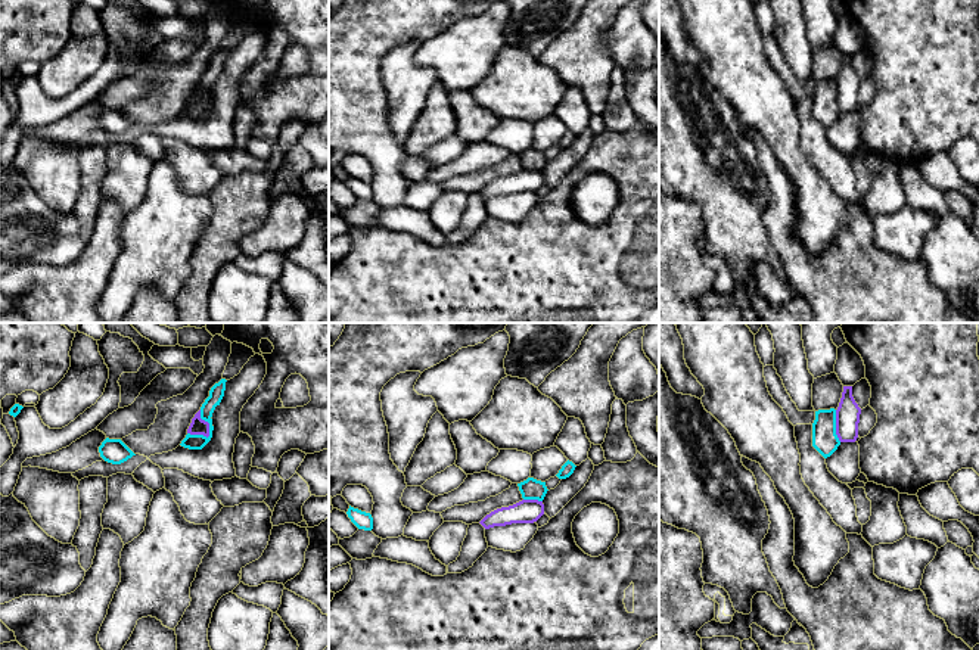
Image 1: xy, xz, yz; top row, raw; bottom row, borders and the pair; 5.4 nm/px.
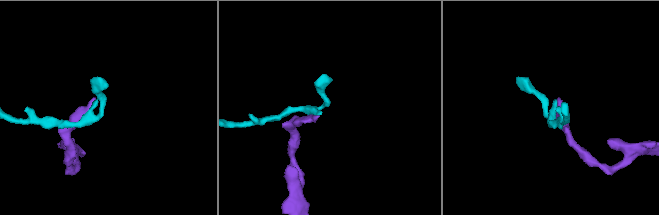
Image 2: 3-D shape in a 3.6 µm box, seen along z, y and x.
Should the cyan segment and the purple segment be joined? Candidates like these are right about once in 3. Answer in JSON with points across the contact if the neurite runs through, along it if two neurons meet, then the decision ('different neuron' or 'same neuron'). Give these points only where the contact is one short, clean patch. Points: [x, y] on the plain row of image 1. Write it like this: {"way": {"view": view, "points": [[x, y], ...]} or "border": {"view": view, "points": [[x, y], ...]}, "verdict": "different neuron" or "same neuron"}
{"border": {"view": "xy", "points": [[199, 80], [199, 86], [208, 93], [207, 108]]}, "verdict": "different neuron"}

